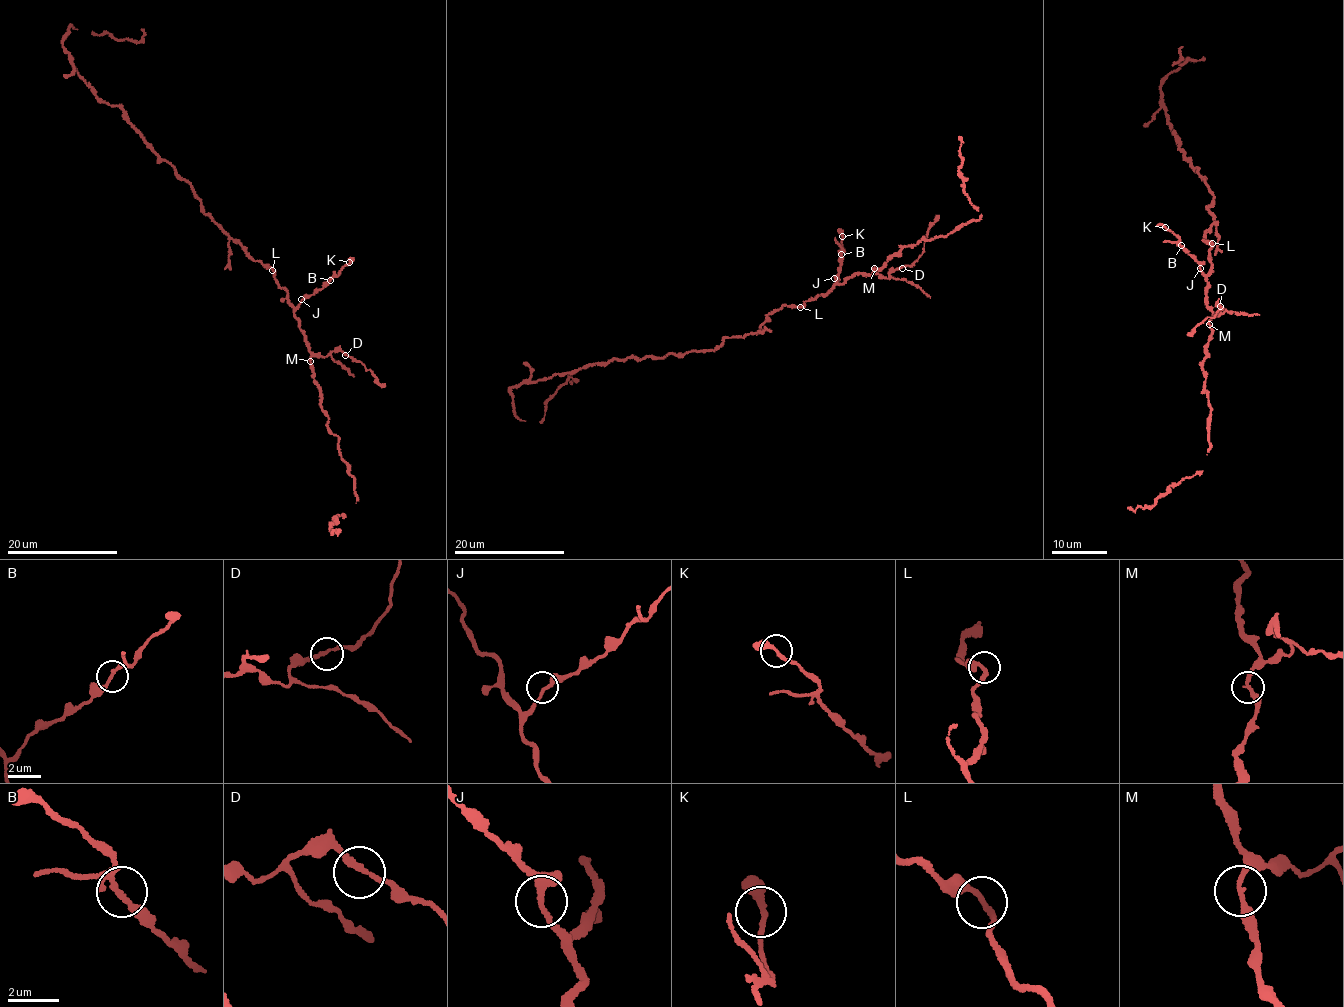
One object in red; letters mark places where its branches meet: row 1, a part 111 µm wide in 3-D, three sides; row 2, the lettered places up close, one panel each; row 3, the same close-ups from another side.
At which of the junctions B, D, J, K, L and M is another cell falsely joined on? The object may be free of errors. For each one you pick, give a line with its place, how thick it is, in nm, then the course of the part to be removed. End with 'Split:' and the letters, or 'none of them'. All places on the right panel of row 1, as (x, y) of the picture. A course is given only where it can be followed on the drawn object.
Split: none of them

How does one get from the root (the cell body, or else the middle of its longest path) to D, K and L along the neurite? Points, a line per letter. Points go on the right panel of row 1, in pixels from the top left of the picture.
D: (1210, 230), (1204, 241), (1212, 245), (1206, 307), (1216, 316), (1224, 312), (1220, 306)
K: (1210, 230), (1204, 241), (1212, 245), (1211, 269), (1205, 276), (1198, 262), (1185, 252), (1178, 238), (1165, 227)
L: (1210, 230), (1204, 241), (1212, 243)

